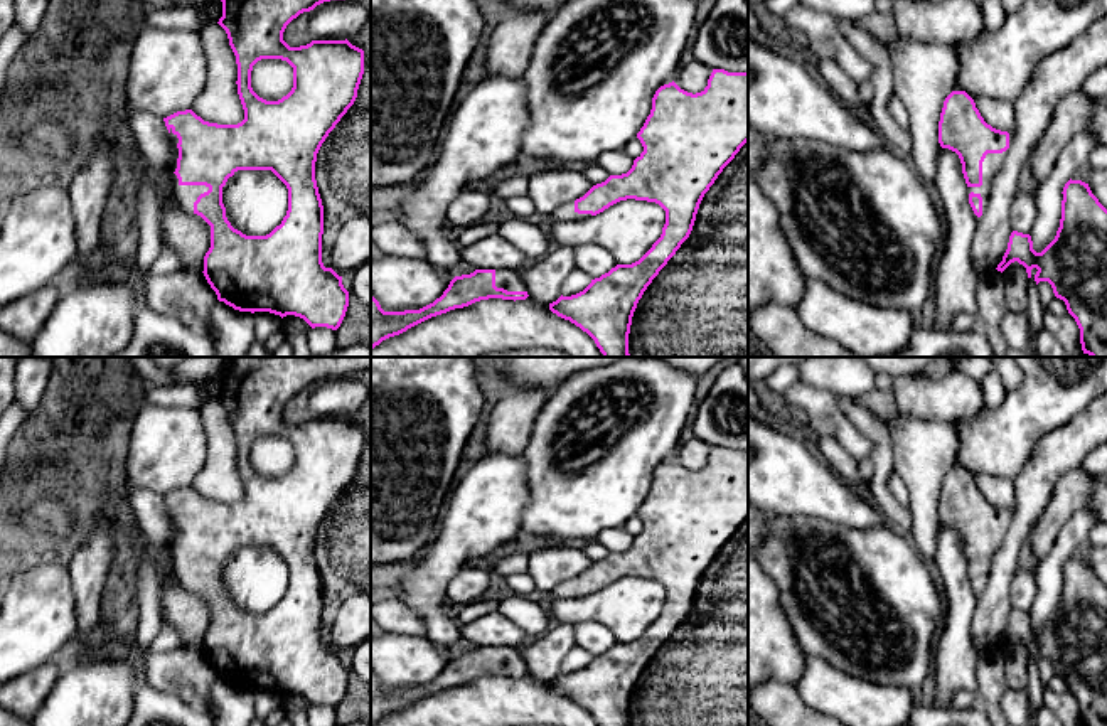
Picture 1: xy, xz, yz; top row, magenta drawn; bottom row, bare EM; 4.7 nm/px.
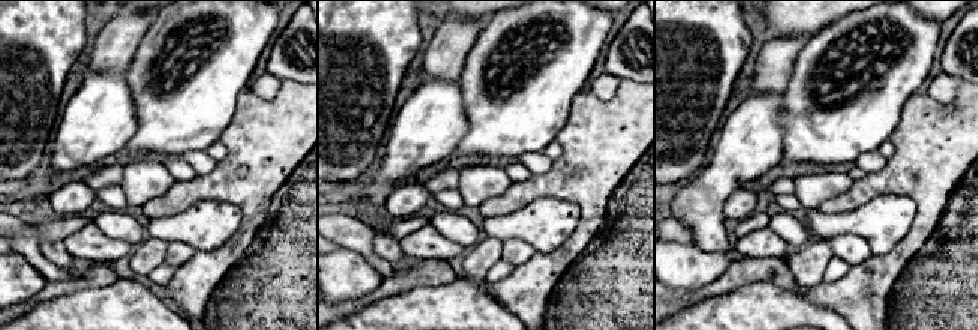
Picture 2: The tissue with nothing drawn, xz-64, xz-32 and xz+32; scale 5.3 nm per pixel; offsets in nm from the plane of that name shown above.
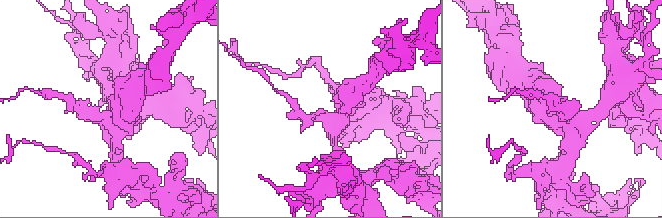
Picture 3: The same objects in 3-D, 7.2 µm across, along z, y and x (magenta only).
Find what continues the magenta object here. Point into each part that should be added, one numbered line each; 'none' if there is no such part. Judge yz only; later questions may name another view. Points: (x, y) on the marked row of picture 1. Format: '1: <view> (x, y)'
1: yz (993, 162)

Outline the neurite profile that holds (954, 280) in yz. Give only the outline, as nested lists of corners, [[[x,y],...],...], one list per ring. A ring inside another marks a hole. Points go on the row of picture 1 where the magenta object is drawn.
[[[940,147],[933,185],[942,197],[947,231],[933,275],[930,305],[935,307],[935,317],[930,325],[952,328],[952,320],[960,312],[977,318],[977,271],[972,264],[977,216],[969,204],[962,163],[955,152]]]

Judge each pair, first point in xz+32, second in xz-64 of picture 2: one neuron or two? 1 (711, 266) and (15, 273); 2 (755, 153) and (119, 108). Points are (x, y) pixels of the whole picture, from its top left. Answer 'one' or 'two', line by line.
1: one
2: one

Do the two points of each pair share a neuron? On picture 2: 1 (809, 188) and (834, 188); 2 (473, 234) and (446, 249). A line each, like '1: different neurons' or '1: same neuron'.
1: same neuron
2: different neurons

